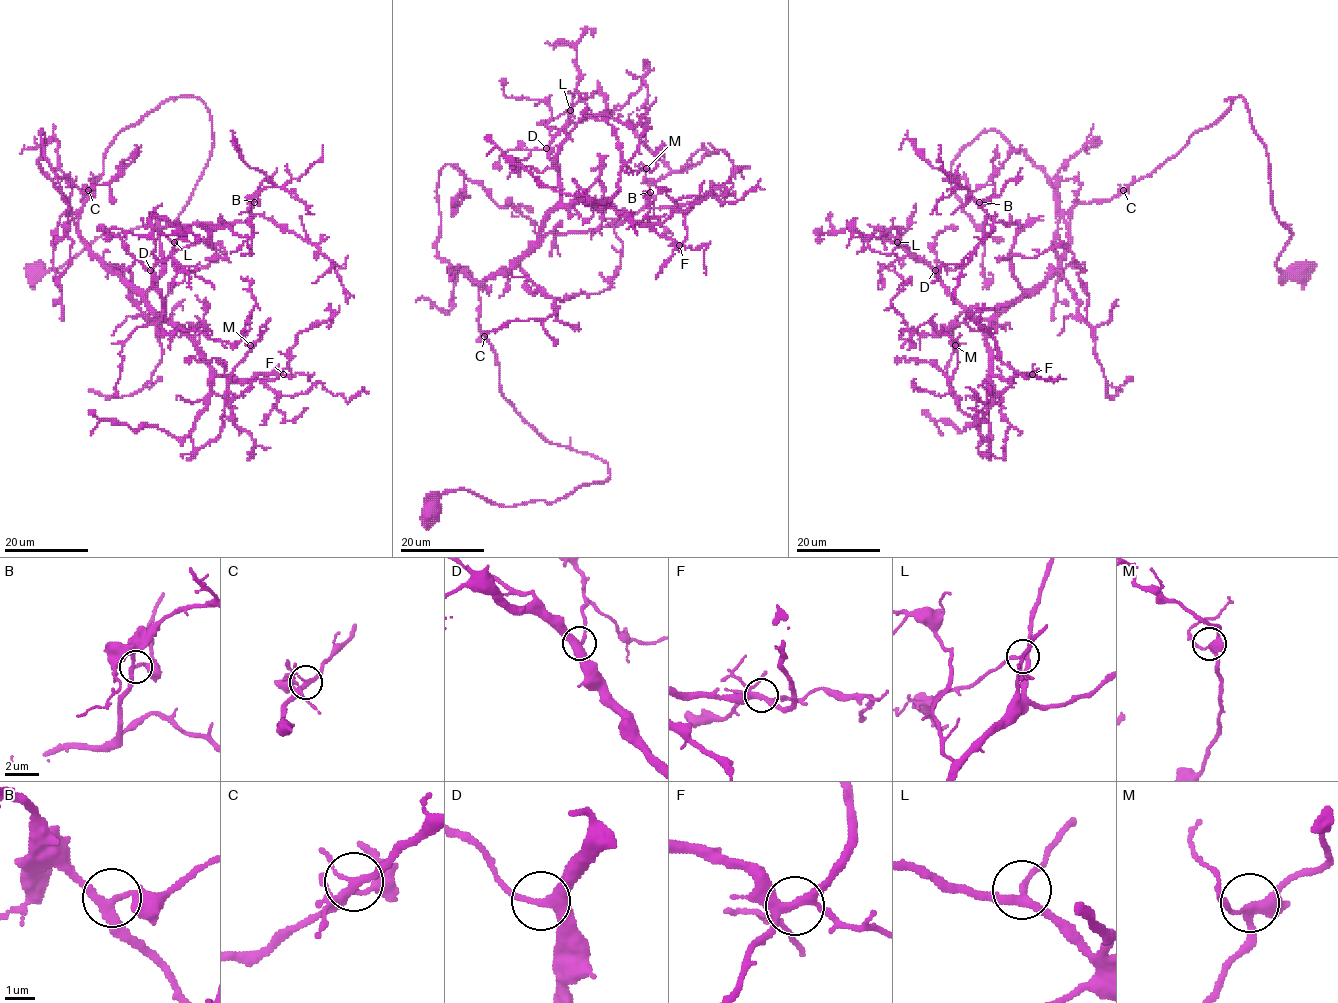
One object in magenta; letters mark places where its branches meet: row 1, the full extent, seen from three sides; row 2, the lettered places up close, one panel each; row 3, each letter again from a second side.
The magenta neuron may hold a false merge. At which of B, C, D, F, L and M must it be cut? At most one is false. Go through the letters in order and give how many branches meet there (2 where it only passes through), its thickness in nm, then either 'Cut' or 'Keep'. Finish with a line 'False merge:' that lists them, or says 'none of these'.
B: Branches: 3. Thickness 240 nm. Keep
C: Branches: 6. Thickness 240 nm. Keep
D: Branches: 3. Thickness 280 nm. Keep
F: Branches: 6. Thickness 300 nm. Keep
L: Branches: 3. Thickness 240 nm. Keep
M: Branches: 4. Thickness 280 nm. Keep
False merge: none of these

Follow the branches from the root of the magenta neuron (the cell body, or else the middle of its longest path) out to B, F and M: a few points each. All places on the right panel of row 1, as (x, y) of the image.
B: (1302, 273), (1276, 266), (1293, 234), (1241, 96), (1079, 202), (1061, 264), (1028, 291), (1020, 226), (979, 202)
F: (1302, 273), (1276, 266), (1293, 234), (1237, 96), (1073, 208), (1061, 264), (987, 334), (994, 375), (1032, 374)
M: (1302, 273), (1276, 266), (1293, 234), (1237, 96), (1079, 202), (1061, 264), (994, 316), (989, 448), (955, 345)

